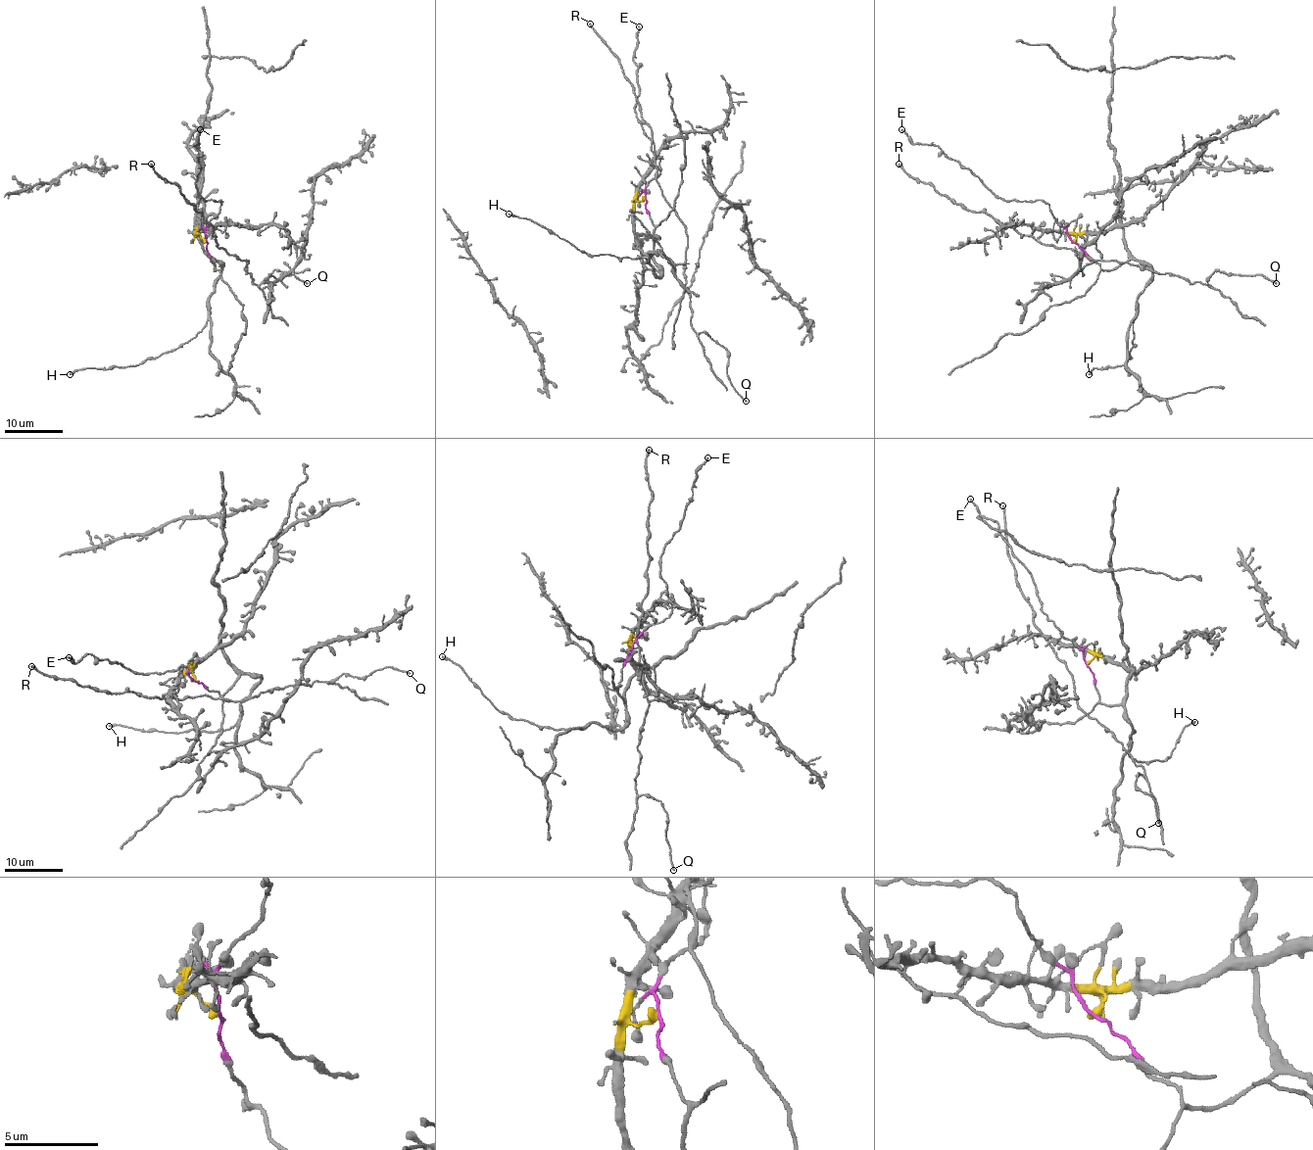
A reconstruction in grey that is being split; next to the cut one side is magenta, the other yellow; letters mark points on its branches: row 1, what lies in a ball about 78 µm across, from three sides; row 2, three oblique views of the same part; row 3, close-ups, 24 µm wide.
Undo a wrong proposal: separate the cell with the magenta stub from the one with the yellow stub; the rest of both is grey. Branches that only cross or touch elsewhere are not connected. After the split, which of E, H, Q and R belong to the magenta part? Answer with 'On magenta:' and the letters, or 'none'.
On magenta: E, H

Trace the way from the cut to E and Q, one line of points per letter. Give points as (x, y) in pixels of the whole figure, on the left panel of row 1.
E: (206, 242), (206, 226), (221, 201), (204, 200), (199, 194), (199, 149), (194, 145), (199, 143), (200, 128)
Q: (206, 242), (197, 233), (213, 231), (218, 246), (248, 261), (252, 282), (261, 284), (275, 269), (307, 284)

